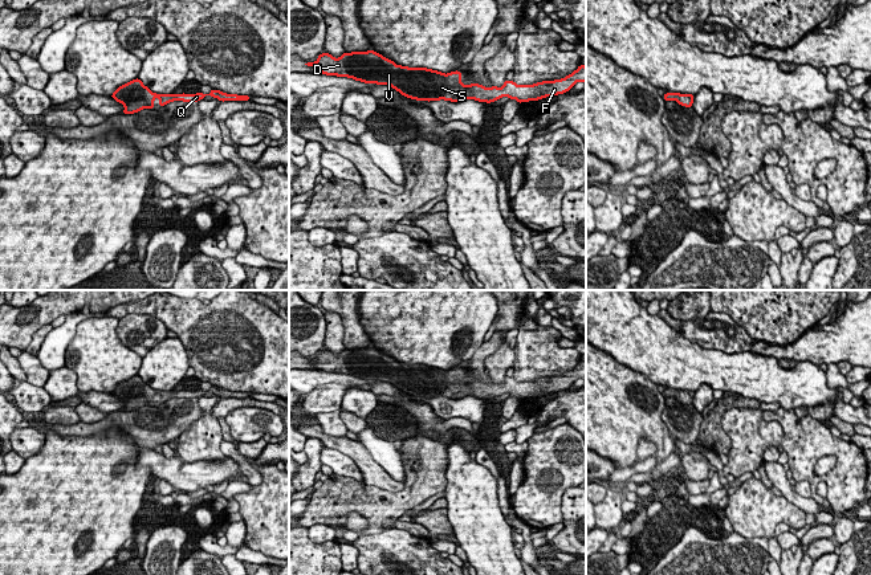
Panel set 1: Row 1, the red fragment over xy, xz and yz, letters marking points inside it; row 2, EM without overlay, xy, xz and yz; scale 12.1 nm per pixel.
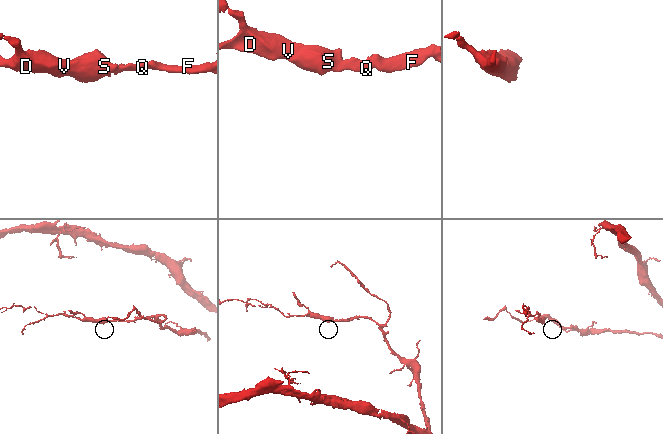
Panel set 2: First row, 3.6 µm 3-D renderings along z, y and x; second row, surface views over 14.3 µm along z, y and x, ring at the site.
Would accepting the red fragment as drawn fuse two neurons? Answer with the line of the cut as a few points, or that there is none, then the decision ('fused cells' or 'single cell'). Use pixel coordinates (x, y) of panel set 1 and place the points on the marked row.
no cut | single cell

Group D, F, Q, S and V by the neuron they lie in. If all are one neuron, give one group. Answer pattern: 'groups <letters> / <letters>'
groups D F Q S V

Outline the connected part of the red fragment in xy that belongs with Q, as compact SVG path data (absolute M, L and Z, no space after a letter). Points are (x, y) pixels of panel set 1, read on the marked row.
M135 78L122 86L119 86L110 97L117 102L125 106L122 114L135 114L143 109L155 109L154 99L159 98L159 107L174 102L199 102L204 99L207 95L212 98L217 98L221 102L225 101L249 101L249 95L237 95L237 94L227 94L220 90L212 89L208 94L196 93L196 94L156 94L152 93L139 78Z

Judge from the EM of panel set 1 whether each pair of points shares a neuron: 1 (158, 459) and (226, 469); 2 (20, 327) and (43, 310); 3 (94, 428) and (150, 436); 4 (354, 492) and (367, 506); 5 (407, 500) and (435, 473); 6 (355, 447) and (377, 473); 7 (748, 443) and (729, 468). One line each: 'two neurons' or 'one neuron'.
1: one neuron
2: one neuron
3: one neuron
4: one neuron
5: one neuron
6: one neuron
7: one neuron

